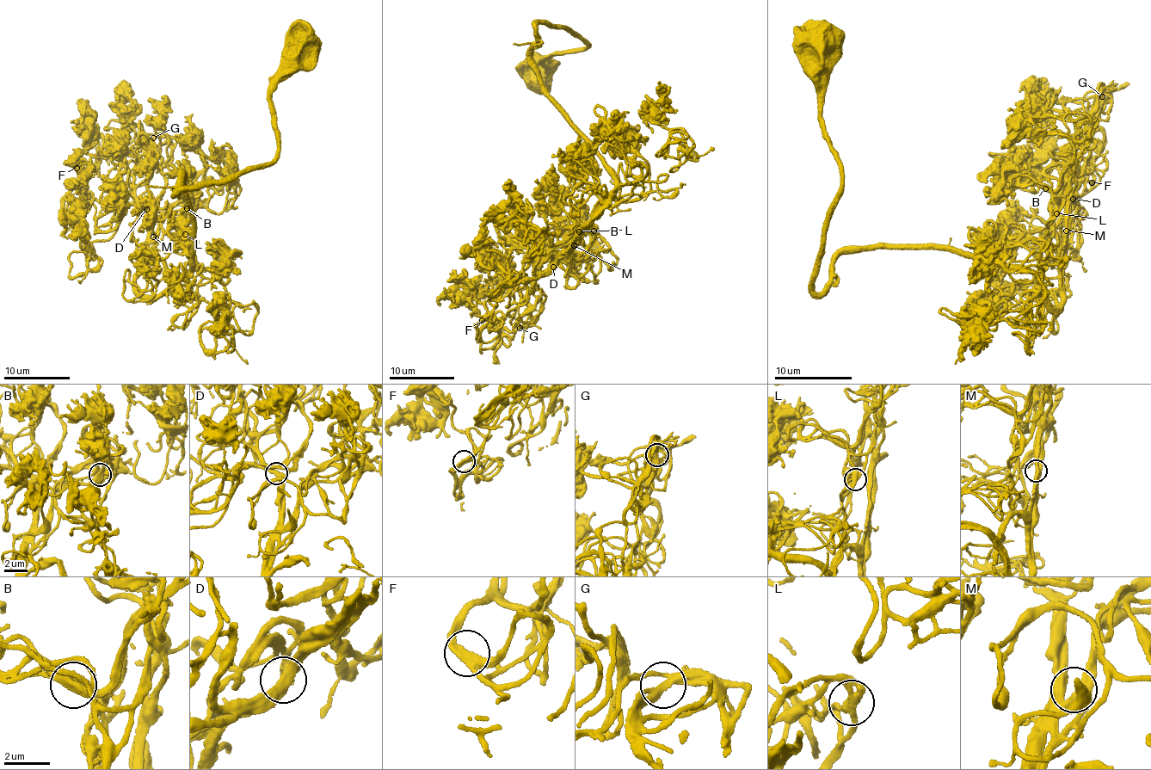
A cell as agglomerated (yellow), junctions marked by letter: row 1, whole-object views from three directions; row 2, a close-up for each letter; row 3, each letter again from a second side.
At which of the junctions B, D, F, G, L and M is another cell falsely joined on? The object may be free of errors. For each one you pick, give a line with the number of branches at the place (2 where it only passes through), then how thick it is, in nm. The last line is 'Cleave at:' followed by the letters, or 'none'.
Cleave at: none

